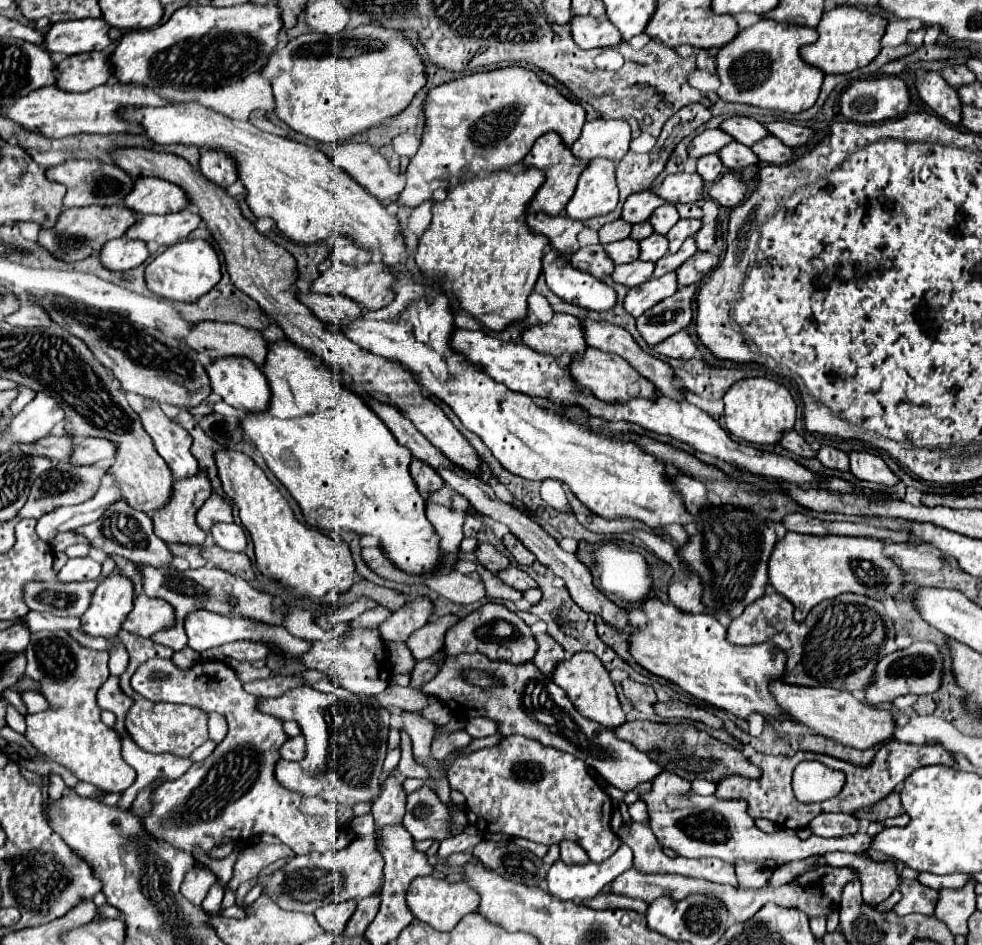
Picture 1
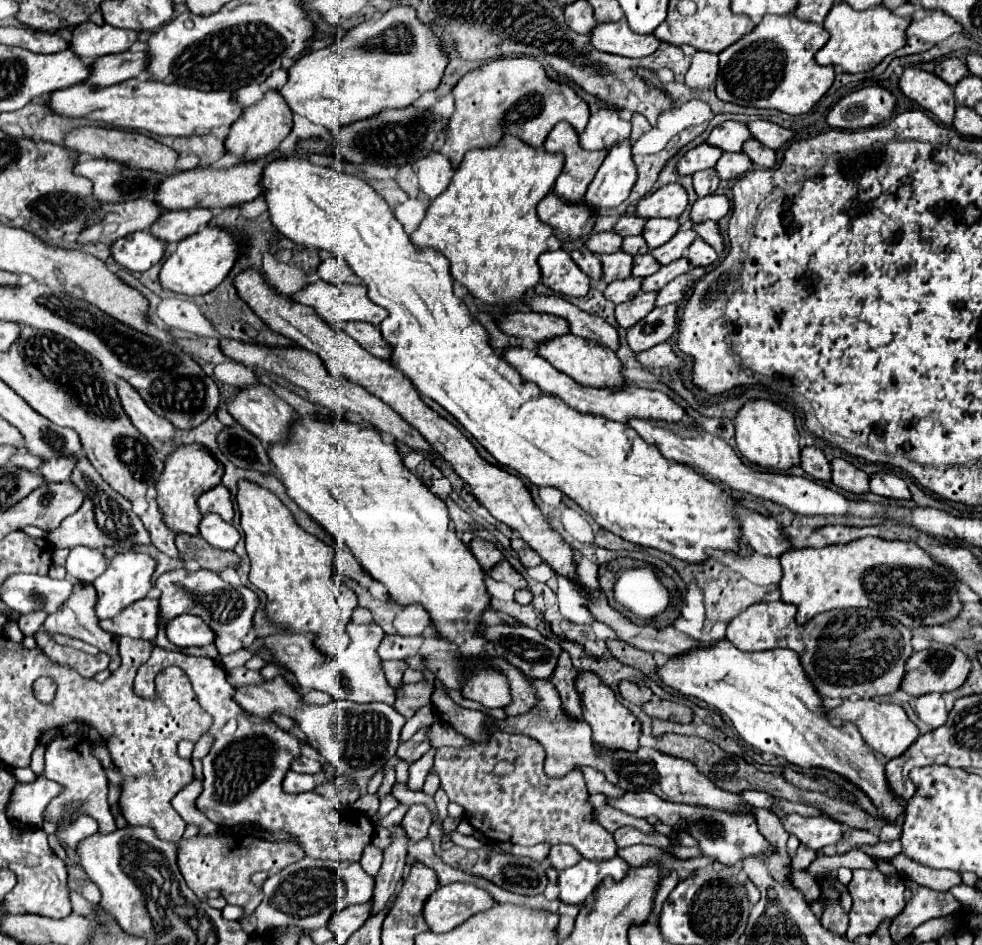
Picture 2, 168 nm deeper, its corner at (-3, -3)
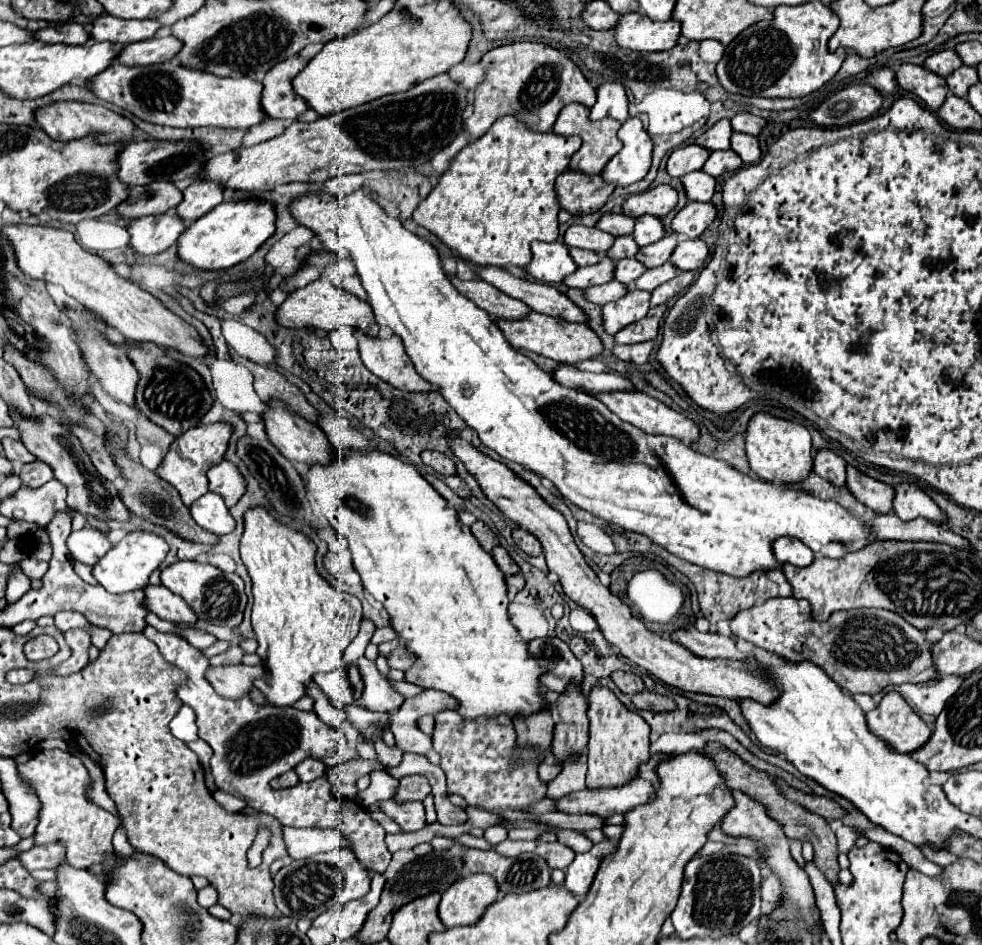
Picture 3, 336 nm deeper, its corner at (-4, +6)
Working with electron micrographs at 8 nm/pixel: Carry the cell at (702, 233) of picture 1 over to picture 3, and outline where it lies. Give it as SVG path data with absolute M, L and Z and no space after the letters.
M699 237L681 239L671 255L671 263L681 271L695 271L705 265L707 257L709 257L709 245L705 241L701 241Z

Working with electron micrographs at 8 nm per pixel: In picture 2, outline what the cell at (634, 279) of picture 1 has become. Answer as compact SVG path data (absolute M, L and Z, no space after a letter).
M632 276L624 278L624 280L616 280L616 282L606 286L604 298L614 302L614 304L626 302L626 300L634 298L640 292L640 284L642 284L642 278L632 278Z

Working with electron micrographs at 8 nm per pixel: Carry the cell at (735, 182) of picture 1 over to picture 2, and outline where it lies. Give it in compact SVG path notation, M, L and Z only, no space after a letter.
M710 194L710 196L698 198L698 200L692 204L690 222L692 222L692 224L700 224L700 222L706 222L706 220L718 222L722 216L728 214L728 210L730 210L730 204L728 204L728 198L726 198L726 196Z

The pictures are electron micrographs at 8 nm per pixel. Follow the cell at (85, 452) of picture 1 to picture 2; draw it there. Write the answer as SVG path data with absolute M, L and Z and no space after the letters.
M74 456L52 458L40 466L40 474L44 476L44 482L66 482L74 464L76 464Z

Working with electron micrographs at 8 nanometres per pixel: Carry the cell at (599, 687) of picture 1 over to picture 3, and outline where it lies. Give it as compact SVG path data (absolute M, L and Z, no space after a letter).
M593 687L589 693L589 771L587 787L619 787L635 777L639 763L649 759L649 725L637 713L627 709L611 689Z

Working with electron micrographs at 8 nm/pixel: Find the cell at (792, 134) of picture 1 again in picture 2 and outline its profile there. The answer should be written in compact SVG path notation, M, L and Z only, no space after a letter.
M768 120L748 122L748 130L752 132L752 138L756 138L758 142L762 142L764 146L768 146L772 150L778 150L786 140L792 138L790 130L774 124L774 122L768 122Z

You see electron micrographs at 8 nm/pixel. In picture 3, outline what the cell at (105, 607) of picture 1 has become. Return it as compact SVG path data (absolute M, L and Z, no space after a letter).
M145 531L127 533L93 567L93 577L109 593L127 593L127 591L135 591L135 589L145 589L147 583L149 583L149 575L163 563L163 559L167 557L167 551L169 551L169 545L159 535L155 535L155 533L145 533Z

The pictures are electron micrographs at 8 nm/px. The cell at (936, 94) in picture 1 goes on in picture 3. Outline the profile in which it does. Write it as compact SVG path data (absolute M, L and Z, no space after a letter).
M903 63L895 77L905 91L915 93L931 111L937 111L949 93L947 81L923 65Z

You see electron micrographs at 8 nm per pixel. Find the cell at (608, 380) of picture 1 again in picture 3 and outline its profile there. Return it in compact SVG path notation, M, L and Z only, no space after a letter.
M531 313L519 321L501 319L501 321L497 321L497 327L503 331L505 339L515 349L527 349L527 351L545 355L557 363L565 363L565 365L587 361L587 359L593 359L603 353L603 341L597 337L597 333L589 325L567 323L563 319L553 319L553 317L541 315L541 313Z

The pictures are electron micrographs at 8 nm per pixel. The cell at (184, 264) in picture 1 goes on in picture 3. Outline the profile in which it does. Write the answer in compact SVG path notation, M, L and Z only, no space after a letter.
M223 201L191 223L177 241L177 255L197 271L221 271L249 259L275 231L275 209L269 201Z

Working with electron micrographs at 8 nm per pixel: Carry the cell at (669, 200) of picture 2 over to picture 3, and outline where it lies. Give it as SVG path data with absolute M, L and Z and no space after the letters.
M657 185L655 189L647 189L637 195L629 195L623 203L623 213L641 217L641 215L655 215L665 217L677 205L677 191L669 185Z

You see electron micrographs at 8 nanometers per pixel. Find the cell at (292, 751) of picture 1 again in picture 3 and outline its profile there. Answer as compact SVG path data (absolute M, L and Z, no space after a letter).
M307 757L305 761L301 761L301 763L295 767L295 771L297 771L297 775L299 775L301 781L315 781L317 777L321 777L321 775L325 773L325 763Z

